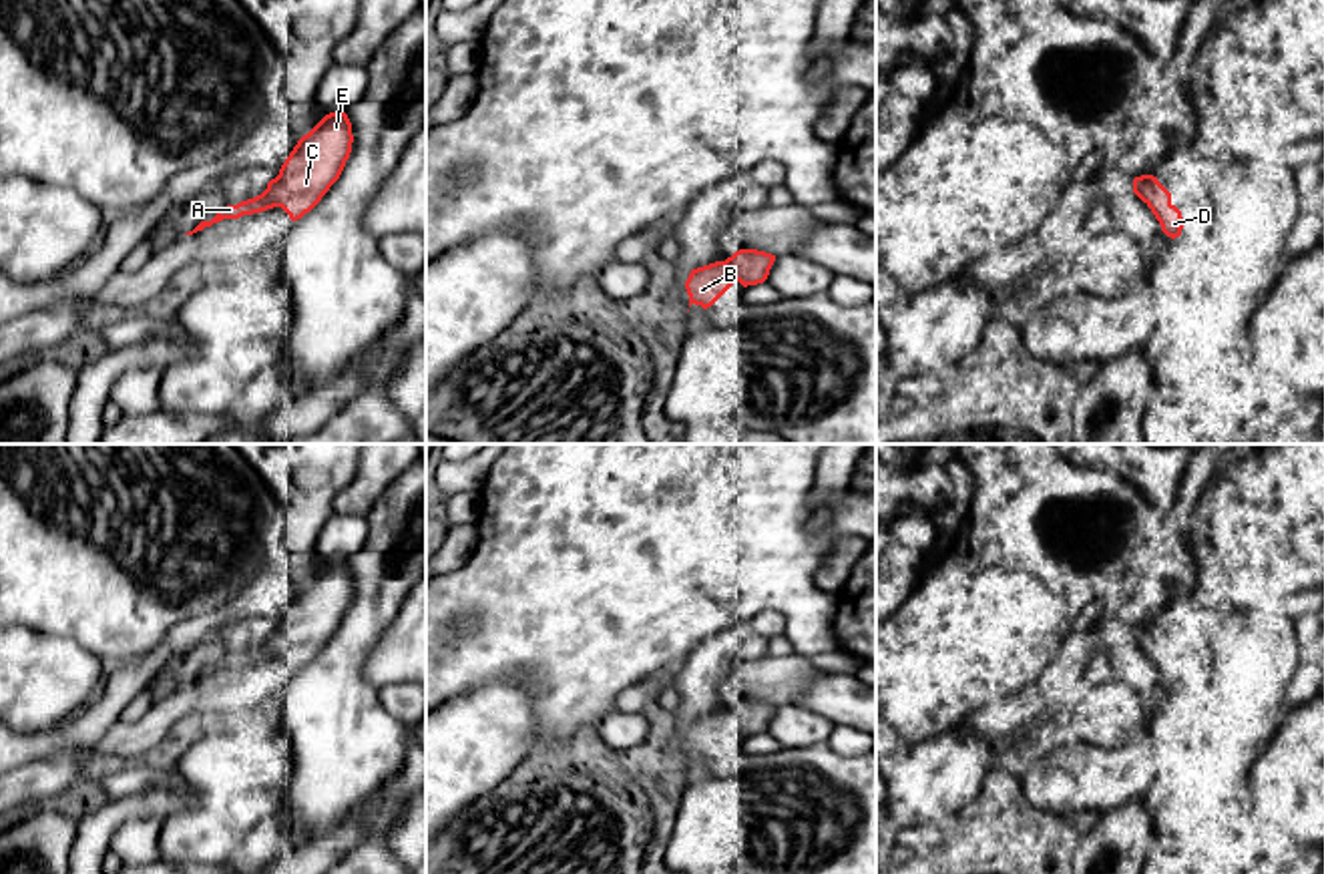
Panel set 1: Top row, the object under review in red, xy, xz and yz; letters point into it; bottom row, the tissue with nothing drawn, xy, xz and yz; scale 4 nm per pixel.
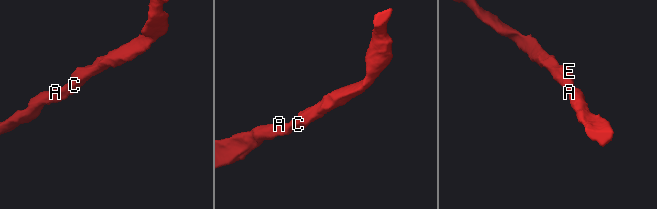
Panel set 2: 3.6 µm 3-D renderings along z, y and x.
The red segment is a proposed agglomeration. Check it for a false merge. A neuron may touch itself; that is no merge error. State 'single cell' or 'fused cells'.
single cell

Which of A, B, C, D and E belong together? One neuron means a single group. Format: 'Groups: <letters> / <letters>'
Groups: A B C D E

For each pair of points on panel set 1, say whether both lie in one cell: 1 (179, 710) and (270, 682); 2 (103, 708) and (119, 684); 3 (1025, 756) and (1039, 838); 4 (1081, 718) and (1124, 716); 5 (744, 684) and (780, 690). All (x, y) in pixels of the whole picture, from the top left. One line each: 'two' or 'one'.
1: one
2: one
3: two
4: one
5: one

